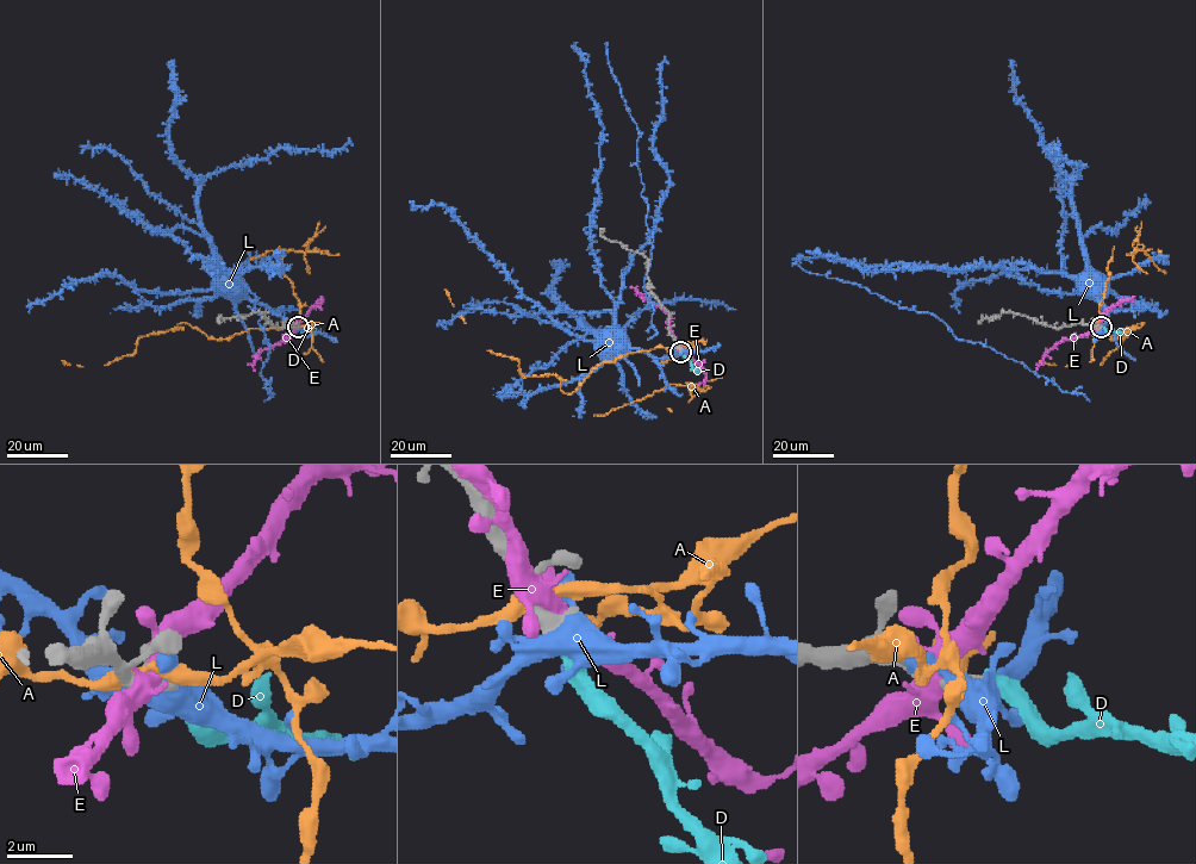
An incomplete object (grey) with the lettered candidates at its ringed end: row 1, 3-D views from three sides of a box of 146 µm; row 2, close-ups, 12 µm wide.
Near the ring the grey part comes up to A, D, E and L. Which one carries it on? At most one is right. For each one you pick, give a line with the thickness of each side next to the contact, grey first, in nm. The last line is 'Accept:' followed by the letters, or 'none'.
D: 280 nm thick on the grey side, 480 nm on the other
Accept: D

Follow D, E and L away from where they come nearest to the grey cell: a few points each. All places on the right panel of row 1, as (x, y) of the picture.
D: (1101, 327), (1107, 331), (1122, 331), (1122, 328)
E: (1096, 327), (1073, 340), (1063, 340), (1051, 348), (1035, 371)
L: (1100, 327), (1107, 312), (1082, 286)

